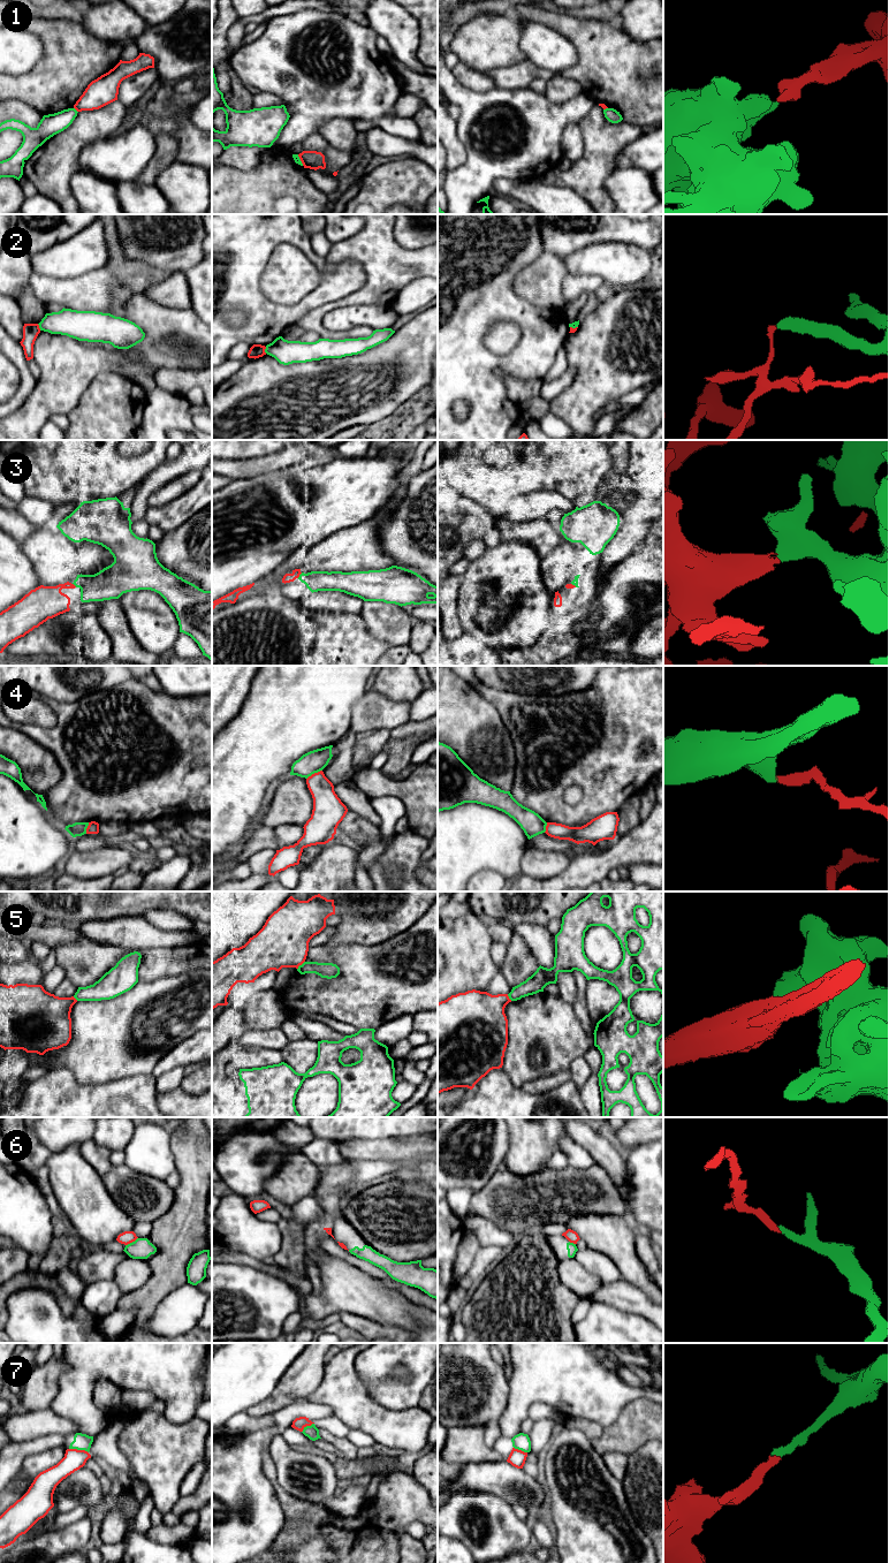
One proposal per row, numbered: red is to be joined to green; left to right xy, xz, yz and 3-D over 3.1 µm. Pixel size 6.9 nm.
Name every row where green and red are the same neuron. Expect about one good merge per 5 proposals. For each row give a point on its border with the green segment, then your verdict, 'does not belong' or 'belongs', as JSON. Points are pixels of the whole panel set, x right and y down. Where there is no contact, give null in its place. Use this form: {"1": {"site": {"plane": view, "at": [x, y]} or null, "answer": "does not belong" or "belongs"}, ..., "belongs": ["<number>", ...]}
{"1": {"site": {"plane": "xy", "at": [75, 109]}, "answer": "does not belong"}, "2": {"site": {"plane": "xy", "at": [39, 327]}, "answer": "does not belong"}, "3": {"site": {"plane": "xz", "at": [299, 575]}, "answer": "belongs"}, "4": {"site": {"plane": "xz", "at": [313, 773]}, "answer": "does not belong"}, "5": {"site": {"plane": "xz", "at": [299, 965]}, "answer": "does not belong"}, "6": {"site": {"plane": "xy", "at": [133, 1242]}, "answer": "does not belong"}, "7": {"site": {"plane": "xy", "at": [78, 1449]}, "answer": "does not belong"}, "belongs": ["3"]}

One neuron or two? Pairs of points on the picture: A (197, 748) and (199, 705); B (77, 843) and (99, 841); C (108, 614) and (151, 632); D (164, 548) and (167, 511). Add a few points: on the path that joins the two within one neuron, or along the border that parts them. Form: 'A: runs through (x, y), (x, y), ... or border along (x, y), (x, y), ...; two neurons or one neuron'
A: runs through (197, 737), (199, 715); one neuron
B: runs through (83, 843), (93, 841); one neuron
C: border along (116, 599), (124, 613), (130, 631), (141, 646); two neurons
D: border along (189, 520), (164, 533); two neurons

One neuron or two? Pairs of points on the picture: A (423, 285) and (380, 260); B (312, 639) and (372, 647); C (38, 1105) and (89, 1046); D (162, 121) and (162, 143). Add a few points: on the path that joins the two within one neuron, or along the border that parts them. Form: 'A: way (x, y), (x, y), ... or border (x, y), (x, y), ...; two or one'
A: border (425, 275), (411, 280), (399, 291); two
B: way (327, 647), (357, 647); one
C: border (50, 1069), (67, 1068), (80, 1083), (92, 1084); two
D: border (169, 134), (158, 134), (154, 137); two

